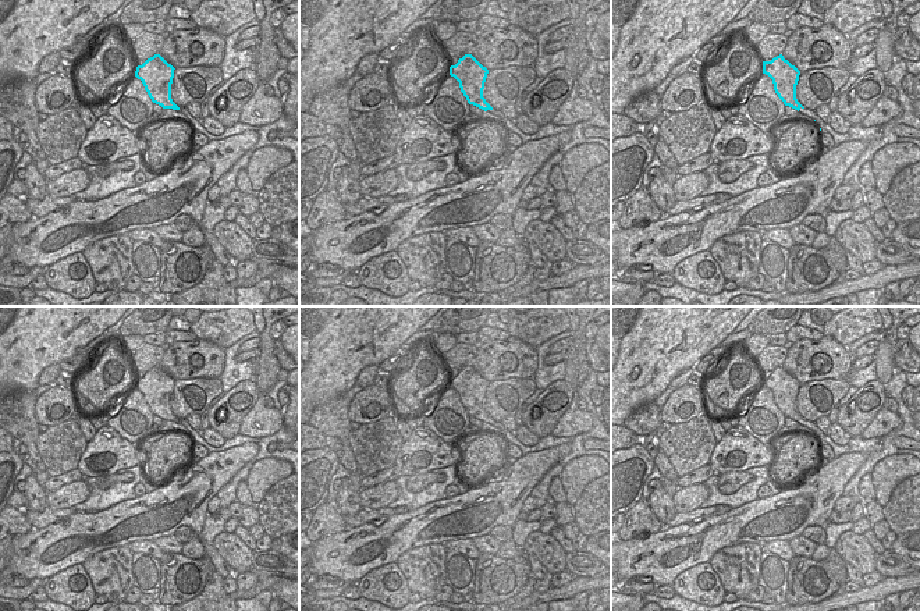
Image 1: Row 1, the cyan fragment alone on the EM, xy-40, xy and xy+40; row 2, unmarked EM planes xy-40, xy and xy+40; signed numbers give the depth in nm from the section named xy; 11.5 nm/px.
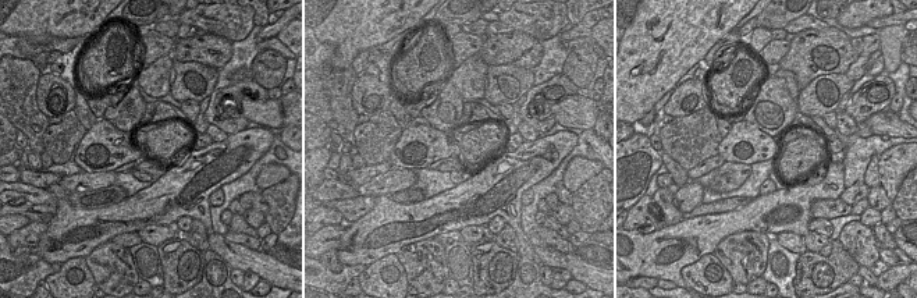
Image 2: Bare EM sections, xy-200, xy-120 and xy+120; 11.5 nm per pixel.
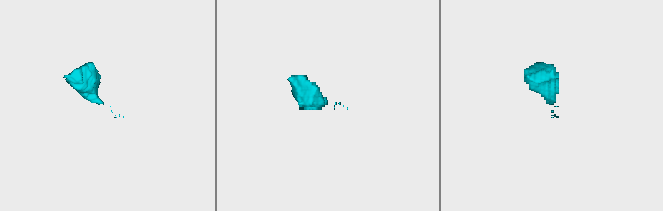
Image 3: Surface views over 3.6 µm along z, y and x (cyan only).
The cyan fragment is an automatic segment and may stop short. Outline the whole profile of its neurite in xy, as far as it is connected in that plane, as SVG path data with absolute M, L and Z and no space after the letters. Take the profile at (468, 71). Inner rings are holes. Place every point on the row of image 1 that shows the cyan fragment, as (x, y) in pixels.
M465 54L455 65L450 67L450 75L459 82L461 92L466 97L468 103L484 111L493 110L483 97L487 74L489 70L472 54Z

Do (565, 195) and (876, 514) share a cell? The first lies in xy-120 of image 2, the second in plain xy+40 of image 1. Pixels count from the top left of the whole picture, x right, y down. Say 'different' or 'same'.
different

